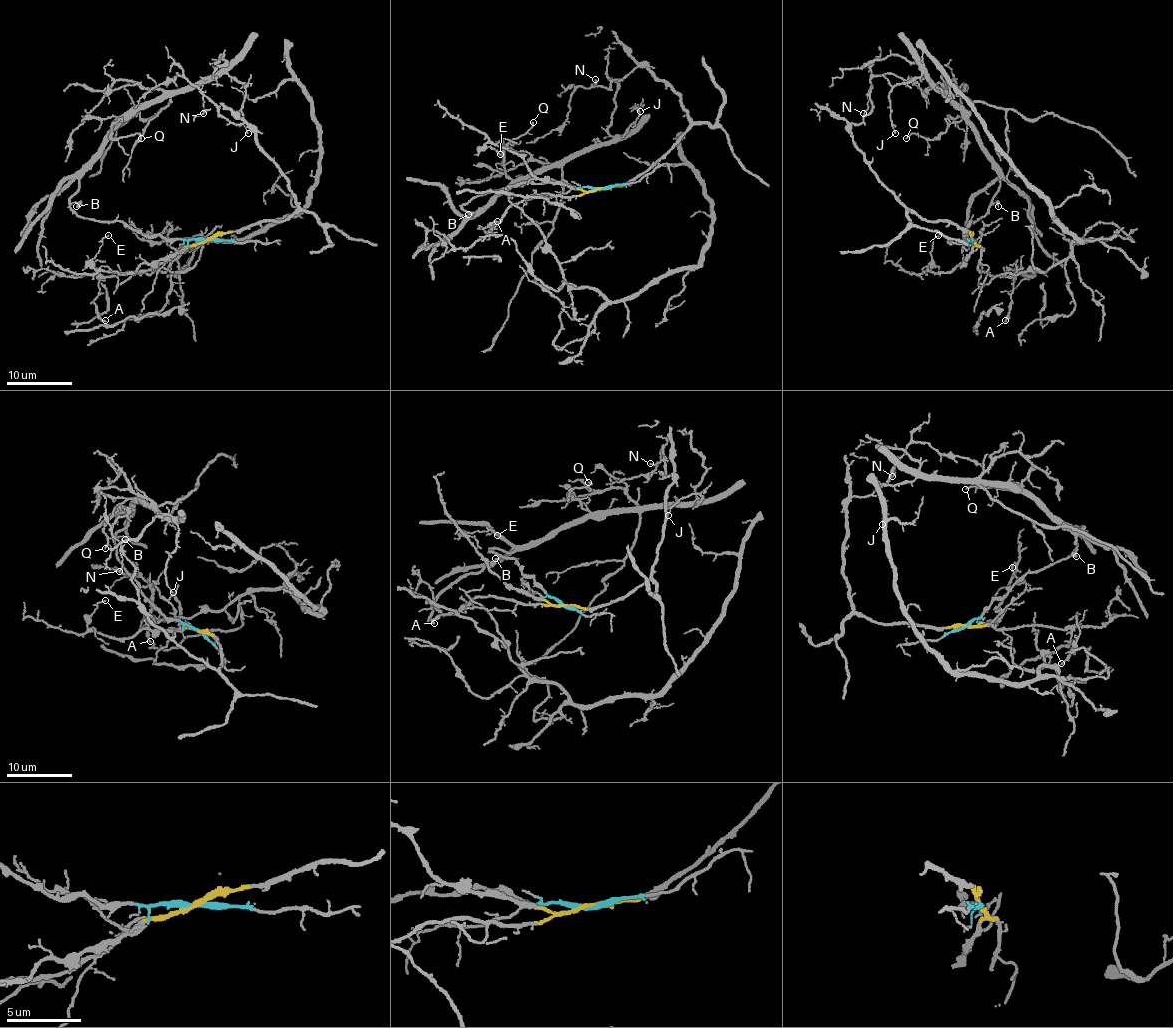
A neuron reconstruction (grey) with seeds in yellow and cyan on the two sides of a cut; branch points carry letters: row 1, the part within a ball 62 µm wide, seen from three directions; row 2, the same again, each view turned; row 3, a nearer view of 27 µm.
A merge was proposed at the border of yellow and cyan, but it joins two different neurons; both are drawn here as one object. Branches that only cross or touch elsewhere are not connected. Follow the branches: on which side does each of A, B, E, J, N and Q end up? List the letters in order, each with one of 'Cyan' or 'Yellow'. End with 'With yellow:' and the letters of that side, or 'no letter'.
A: Yellow
B: Cyan
E: Yellow
J: Cyan
N: Yellow
Q: Cyan
With yellow: A, E, N

